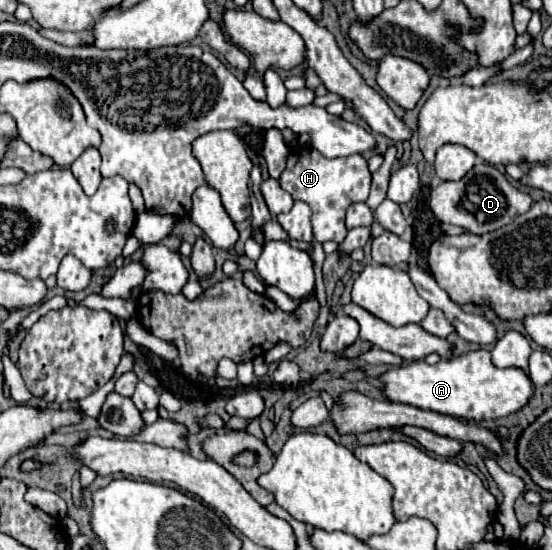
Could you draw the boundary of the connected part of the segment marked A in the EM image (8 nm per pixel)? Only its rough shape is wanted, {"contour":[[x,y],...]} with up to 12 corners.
{"contour":[[470,351],[380,375],[382,395],[466,421],[516,413],[524,371]]}

